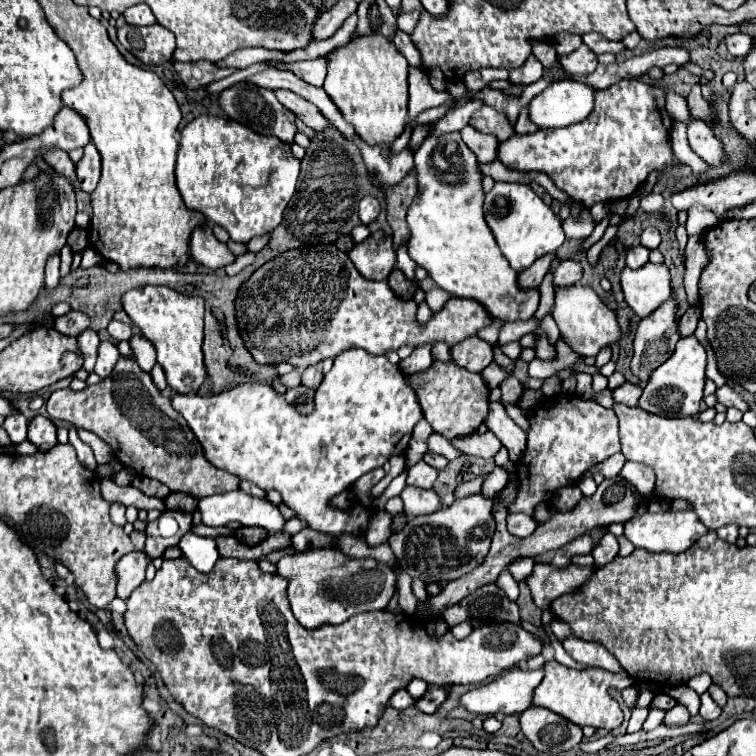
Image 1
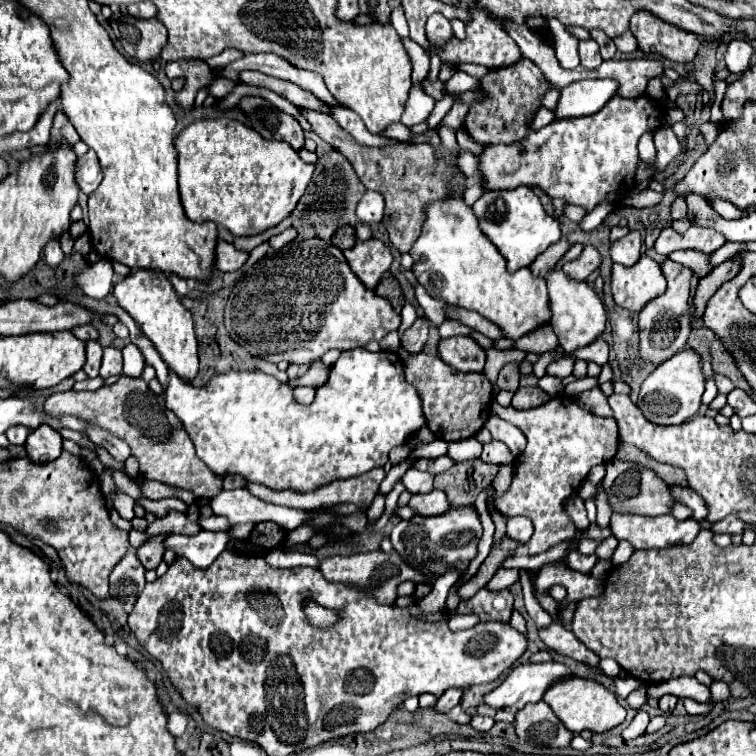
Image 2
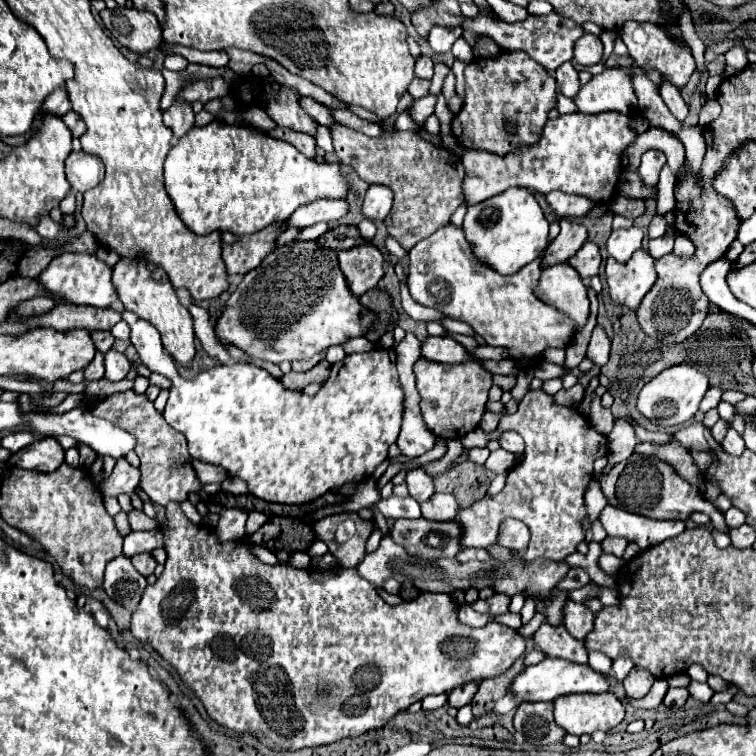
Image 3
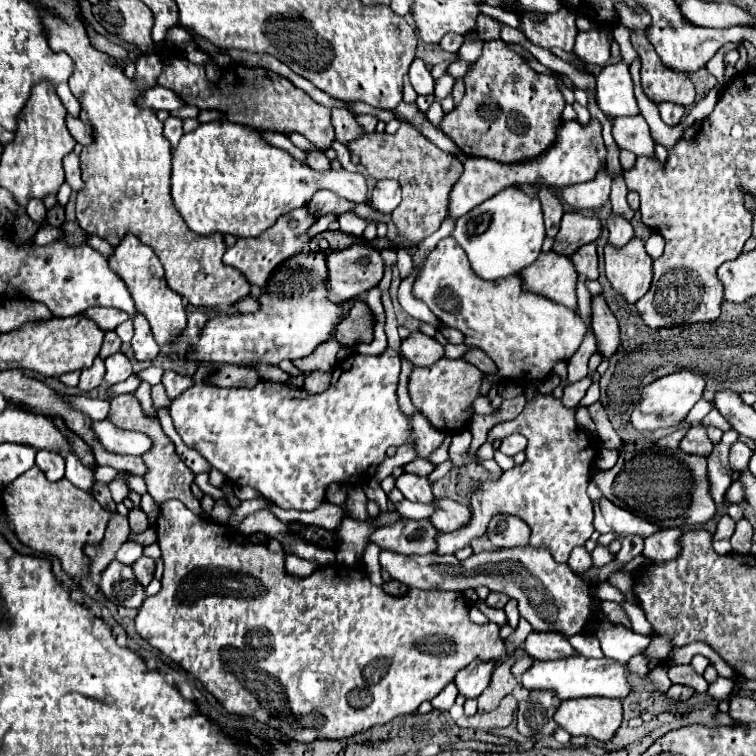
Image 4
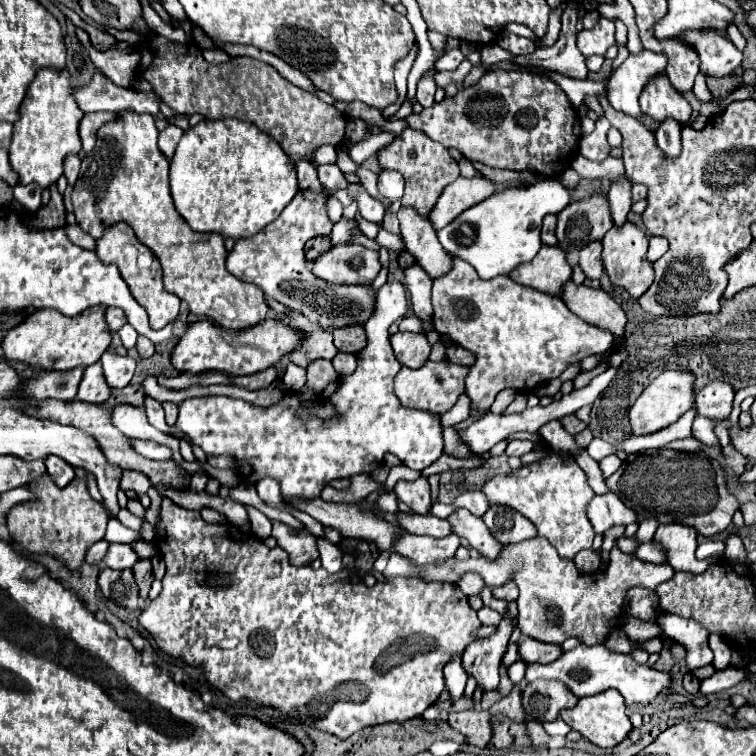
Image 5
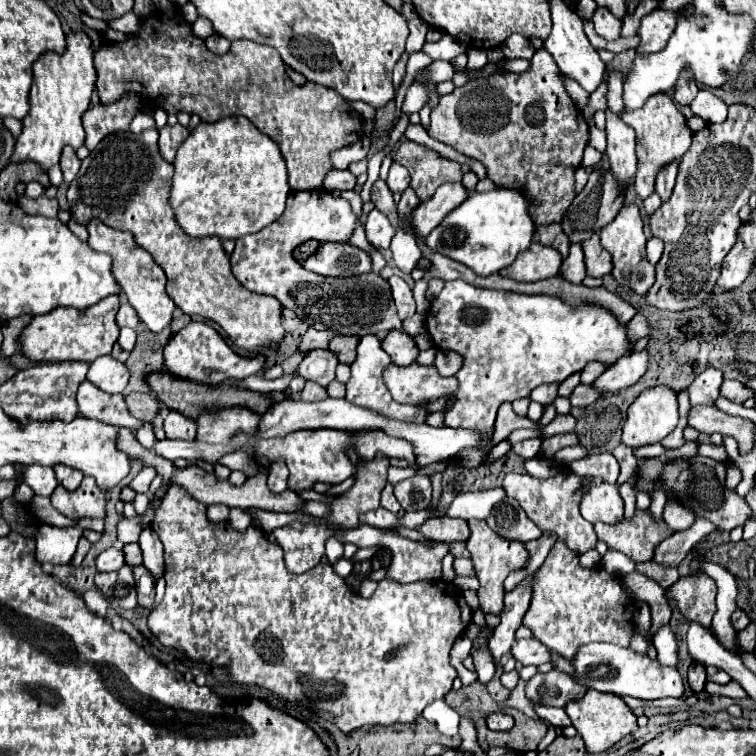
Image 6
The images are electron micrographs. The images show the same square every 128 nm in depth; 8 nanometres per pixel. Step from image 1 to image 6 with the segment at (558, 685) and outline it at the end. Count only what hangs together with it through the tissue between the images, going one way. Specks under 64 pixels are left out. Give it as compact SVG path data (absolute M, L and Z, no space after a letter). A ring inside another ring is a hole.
M592 688L580 700L568 702L566 704L566 714L570 716L572 726L582 736L588 754L598 754L598 752L608 750L622 736L626 736L626 734L630 734L630 732L634 732L638 728L636 716L632 714L632 710L626 706L626 702L620 696L598 692L598 690L592 690Z

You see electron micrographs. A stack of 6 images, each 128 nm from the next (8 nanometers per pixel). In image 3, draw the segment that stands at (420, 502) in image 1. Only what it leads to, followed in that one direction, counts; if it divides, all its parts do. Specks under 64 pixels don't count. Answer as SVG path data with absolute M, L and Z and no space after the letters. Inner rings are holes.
M434 494L430 500L422 502L420 506L422 506L422 516L426 520L436 520L436 522L454 520L458 512L458 504L452 494Z

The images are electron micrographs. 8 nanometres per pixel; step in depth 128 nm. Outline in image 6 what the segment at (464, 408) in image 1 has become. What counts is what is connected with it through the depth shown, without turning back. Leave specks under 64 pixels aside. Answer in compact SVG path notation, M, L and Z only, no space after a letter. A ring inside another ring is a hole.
M388 364L384 370L384 384L392 398L400 404L418 404L422 396L452 396L456 378L442 378L434 366L396 366Z

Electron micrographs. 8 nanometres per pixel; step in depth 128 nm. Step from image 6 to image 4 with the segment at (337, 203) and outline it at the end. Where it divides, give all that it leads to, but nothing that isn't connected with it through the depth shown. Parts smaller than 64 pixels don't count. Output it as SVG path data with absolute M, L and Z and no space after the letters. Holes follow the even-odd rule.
M296 208L284 216L280 216L280 220L276 220L276 224L272 224L266 232L262 232L256 238L238 238L238 242L226 250L224 254L224 264L238 268L250 284L258 286L258 288L266 288L272 272L276 272L276 268L280 268L280 264L284 260L290 260L292 256L306 252L308 250L308 228L316 222L316 218L308 212L308 208Z

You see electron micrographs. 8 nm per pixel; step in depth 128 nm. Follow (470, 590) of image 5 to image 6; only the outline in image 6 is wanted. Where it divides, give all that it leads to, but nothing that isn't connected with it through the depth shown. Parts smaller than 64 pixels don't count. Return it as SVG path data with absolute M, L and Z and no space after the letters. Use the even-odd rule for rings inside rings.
M456 558L454 560L454 572L458 576L472 576L474 574L474 566L470 558Z

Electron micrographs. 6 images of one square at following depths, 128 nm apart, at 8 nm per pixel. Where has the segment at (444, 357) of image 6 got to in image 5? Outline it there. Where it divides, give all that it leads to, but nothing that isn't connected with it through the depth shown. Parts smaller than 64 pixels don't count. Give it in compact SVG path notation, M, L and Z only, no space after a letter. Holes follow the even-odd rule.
M446 344L446 360L454 362L454 364L462 364L462 366L472 366L474 364L472 352L460 348L458 344Z

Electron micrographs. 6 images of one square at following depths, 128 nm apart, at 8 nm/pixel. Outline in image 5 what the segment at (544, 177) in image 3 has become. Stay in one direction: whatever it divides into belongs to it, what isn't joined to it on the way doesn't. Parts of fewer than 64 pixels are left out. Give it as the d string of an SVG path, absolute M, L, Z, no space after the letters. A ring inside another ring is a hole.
M480 174L474 178L458 178L452 184L444 188L440 194L440 200L436 200L432 212L428 214L434 230L444 228L450 224L458 214L462 214L466 208L486 200L496 190L494 182L482 178Z

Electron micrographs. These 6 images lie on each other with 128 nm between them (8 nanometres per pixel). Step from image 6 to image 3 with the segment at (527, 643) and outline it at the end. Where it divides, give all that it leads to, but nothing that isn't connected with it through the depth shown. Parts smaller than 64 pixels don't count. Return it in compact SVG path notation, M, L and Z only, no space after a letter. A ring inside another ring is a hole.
M542 624L536 630L536 634L532 636L532 640L536 642L536 648L540 652L544 652L546 656L564 658L564 660L578 662L578 664L588 662L588 652L586 652L584 644L580 640L572 638L564 626Z

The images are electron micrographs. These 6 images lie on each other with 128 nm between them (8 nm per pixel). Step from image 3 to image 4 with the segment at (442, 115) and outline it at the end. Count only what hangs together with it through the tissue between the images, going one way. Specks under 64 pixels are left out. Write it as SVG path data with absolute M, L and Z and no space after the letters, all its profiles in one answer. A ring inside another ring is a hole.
M444 72L440 78L438 78L438 82L436 82L436 98L438 100L444 100L446 96L450 96L450 92L452 92L452 86L454 86L454 78L448 74L448 72Z

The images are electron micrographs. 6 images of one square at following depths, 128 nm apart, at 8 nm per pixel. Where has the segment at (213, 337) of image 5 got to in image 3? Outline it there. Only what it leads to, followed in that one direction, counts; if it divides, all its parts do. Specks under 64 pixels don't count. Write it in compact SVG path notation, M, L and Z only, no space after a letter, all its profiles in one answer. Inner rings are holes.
M294 242L272 252L260 268L248 272L238 288L230 294L226 310L218 318L214 332L220 344L236 346L250 358L262 358L272 364L282 360L306 360L318 352L328 350L334 344L342 344L348 338L364 336L368 326L374 322L374 314L360 306L358 298L350 294L348 284L338 268L336 252L318 246L318 242Z

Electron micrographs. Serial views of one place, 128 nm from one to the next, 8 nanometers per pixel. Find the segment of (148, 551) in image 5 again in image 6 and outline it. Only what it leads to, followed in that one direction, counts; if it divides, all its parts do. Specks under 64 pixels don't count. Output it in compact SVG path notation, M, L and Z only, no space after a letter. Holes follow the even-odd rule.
M126 544L126 546L122 548L122 552L124 552L124 560L126 560L128 566L138 566L138 564L142 564L142 550L140 550L138 544Z

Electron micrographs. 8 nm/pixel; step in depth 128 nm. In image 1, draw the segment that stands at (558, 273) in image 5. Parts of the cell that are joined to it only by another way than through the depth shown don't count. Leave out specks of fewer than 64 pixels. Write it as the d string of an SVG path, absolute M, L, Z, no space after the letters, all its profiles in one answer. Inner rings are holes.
M556 286L556 304L552 318L560 328L562 340L582 356L596 356L602 348L620 340L620 326L614 310L610 310L590 286Z

